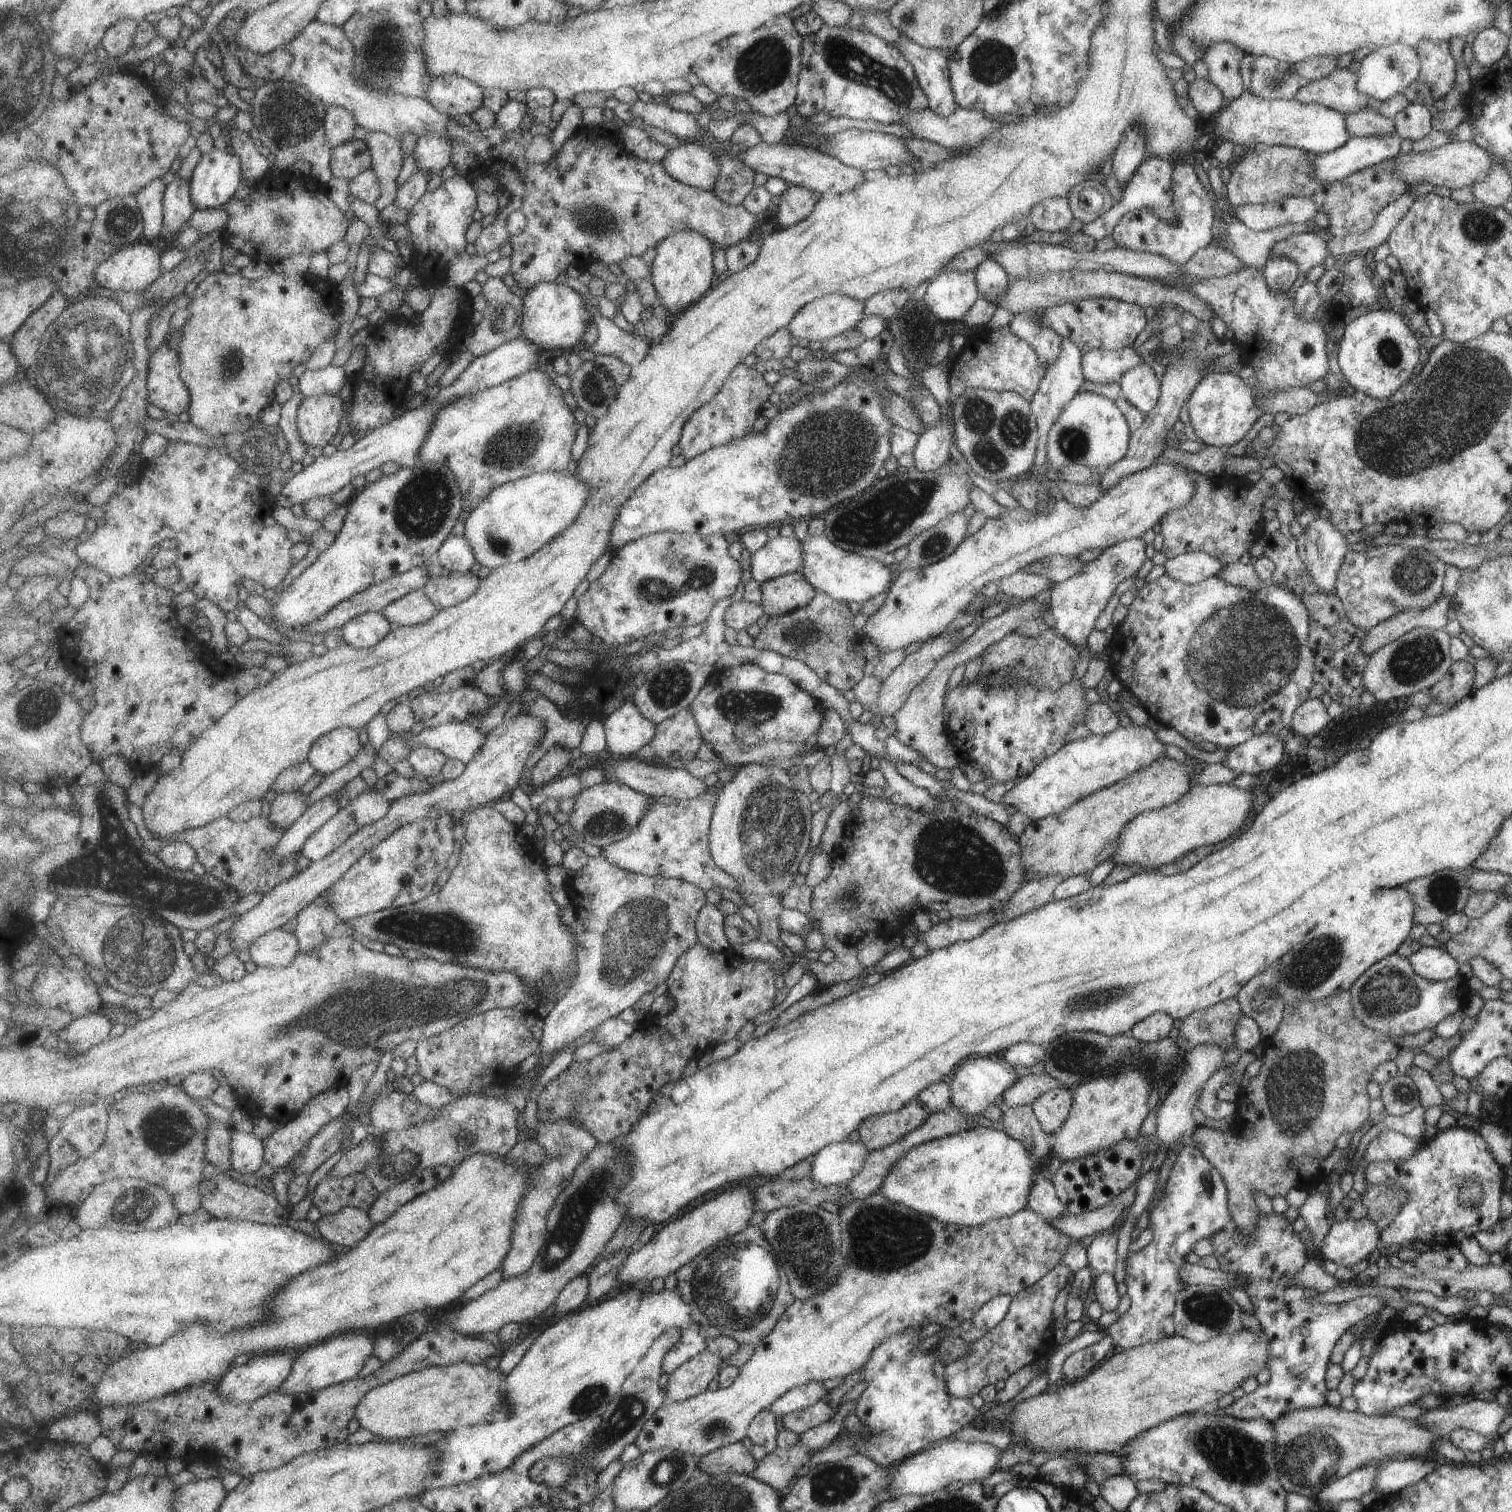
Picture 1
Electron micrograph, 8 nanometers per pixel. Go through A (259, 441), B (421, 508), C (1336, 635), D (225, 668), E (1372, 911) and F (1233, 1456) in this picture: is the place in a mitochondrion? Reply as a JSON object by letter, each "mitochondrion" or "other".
{"A":"other","B":"mitochondrion","C":"mitochondrion","D":"other","E":"other","F":"mitochondrion"}

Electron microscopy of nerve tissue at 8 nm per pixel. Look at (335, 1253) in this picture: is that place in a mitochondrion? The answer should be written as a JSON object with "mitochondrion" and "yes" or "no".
{"mitochondrion":"no"}

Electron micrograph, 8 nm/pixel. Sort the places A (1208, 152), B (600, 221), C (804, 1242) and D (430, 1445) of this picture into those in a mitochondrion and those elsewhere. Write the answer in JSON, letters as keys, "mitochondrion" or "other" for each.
{"A":"other","B":"mitochondrion","C":"mitochondrion","D":"other"}

